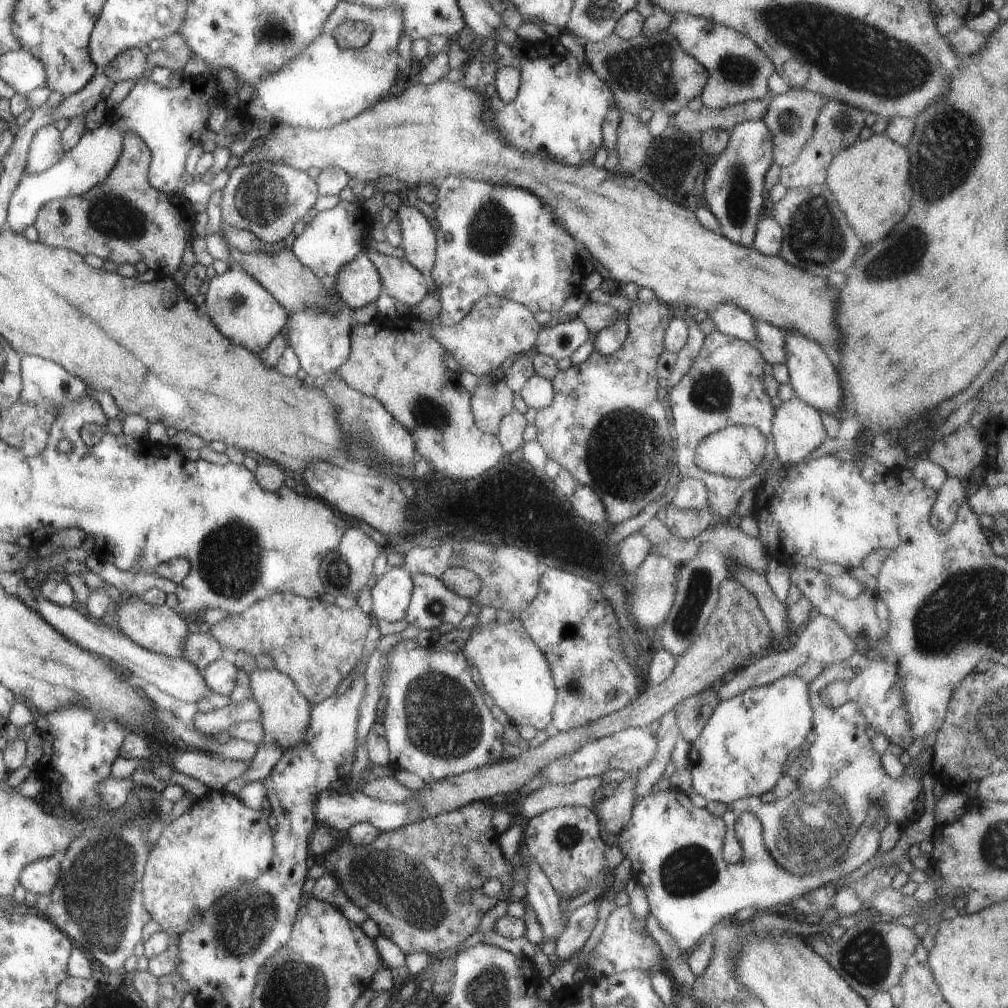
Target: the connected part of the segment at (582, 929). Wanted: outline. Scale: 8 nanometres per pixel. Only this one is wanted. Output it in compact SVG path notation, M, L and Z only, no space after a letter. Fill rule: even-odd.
M598 895L570 912L565 928L556 940L555 951L559 960L564 961L572 958L573 954L579 953L583 948L585 940L589 938L589 934L595 926L597 907L601 897Z

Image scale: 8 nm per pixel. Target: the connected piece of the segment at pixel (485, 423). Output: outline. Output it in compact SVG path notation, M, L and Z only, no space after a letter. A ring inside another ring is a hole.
M500 368L477 378L477 386L470 394L472 419L481 432L496 436L499 421L513 410L513 391L505 384Z

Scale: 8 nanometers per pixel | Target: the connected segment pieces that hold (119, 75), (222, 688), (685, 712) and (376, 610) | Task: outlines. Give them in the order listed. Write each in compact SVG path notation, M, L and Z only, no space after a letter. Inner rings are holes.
M130 48L122 50L98 71L109 77L114 83L121 80L138 79L144 72L146 55L141 50Z
M229 657L213 659L201 670L202 679L210 692L227 696L236 685L236 663Z
M714 688L703 689L696 695L679 701L676 708L676 723L680 737L691 742L697 738L714 706L718 703Z
M389 567L370 589L370 615L394 623L405 614L412 593L412 576L403 567Z

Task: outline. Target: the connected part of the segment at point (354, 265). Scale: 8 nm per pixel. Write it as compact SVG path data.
M364 250L337 271L333 288L350 309L375 301L382 290L377 271Z

